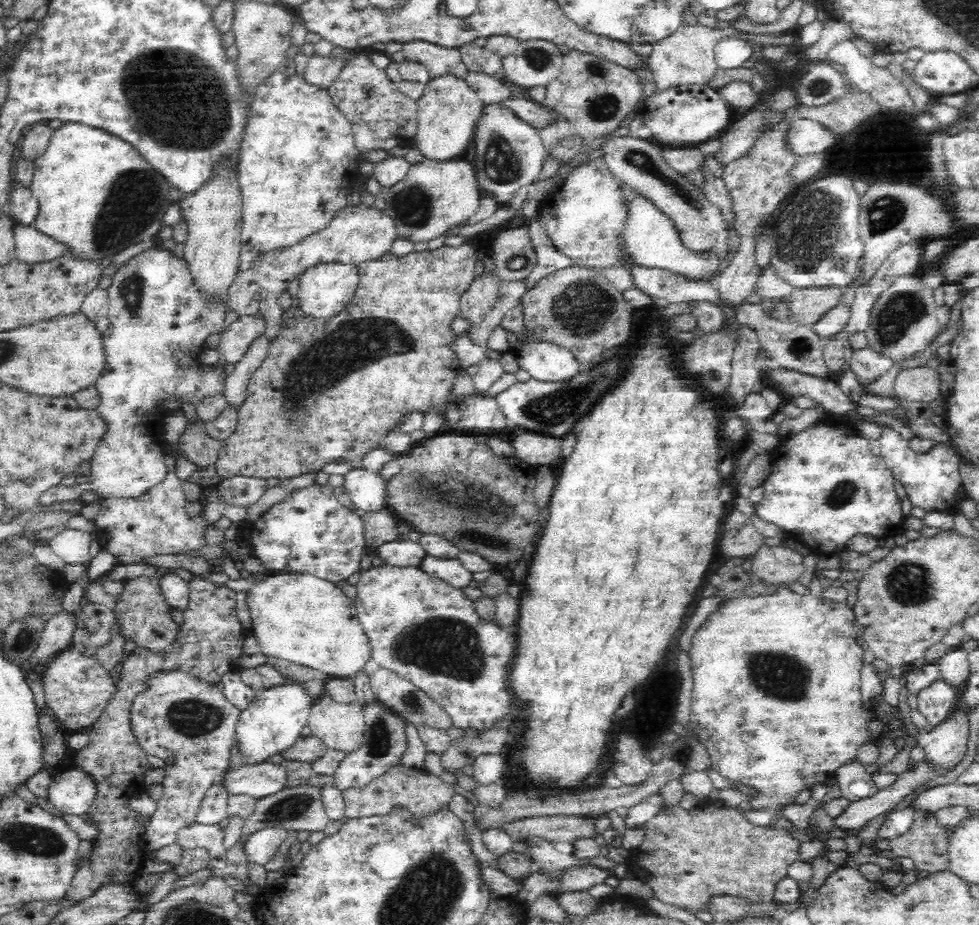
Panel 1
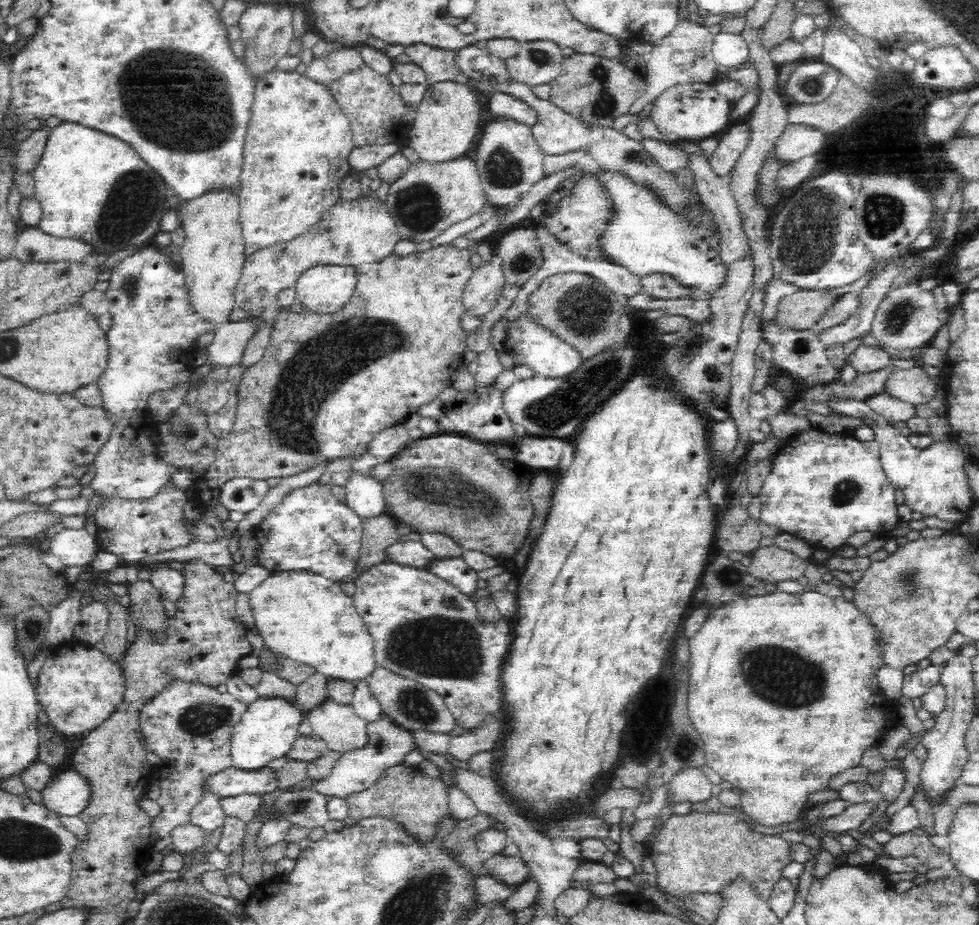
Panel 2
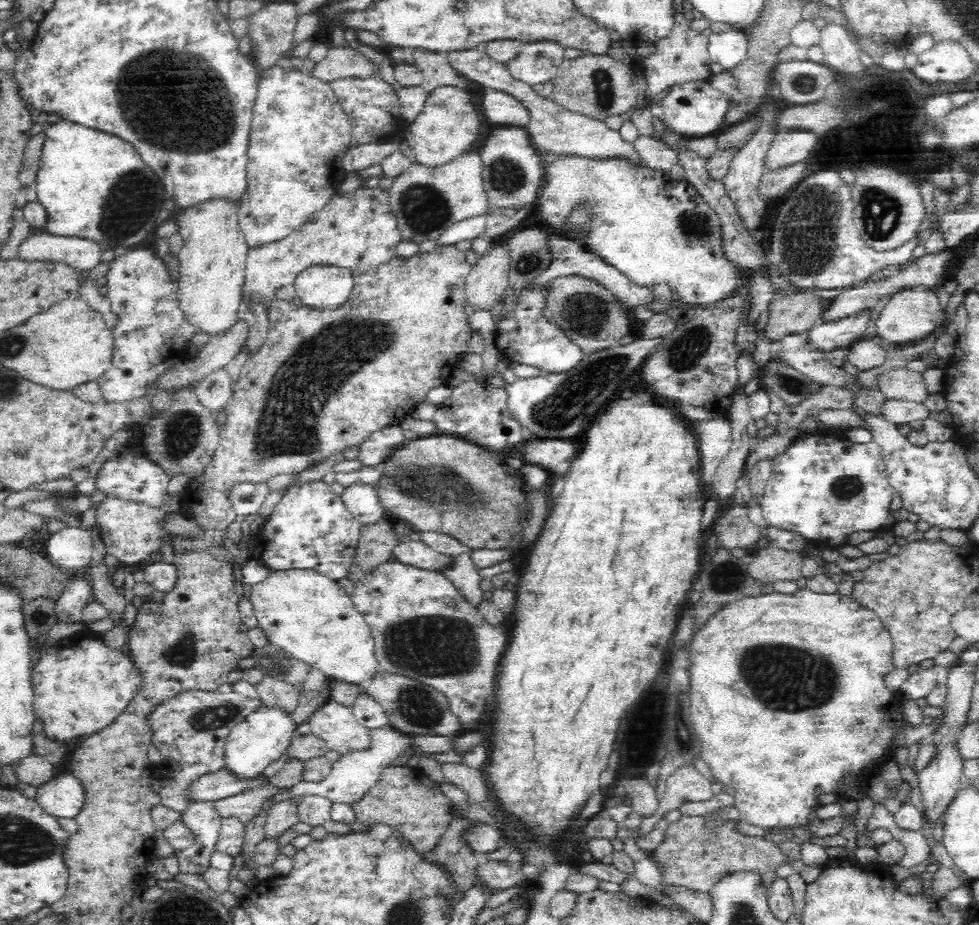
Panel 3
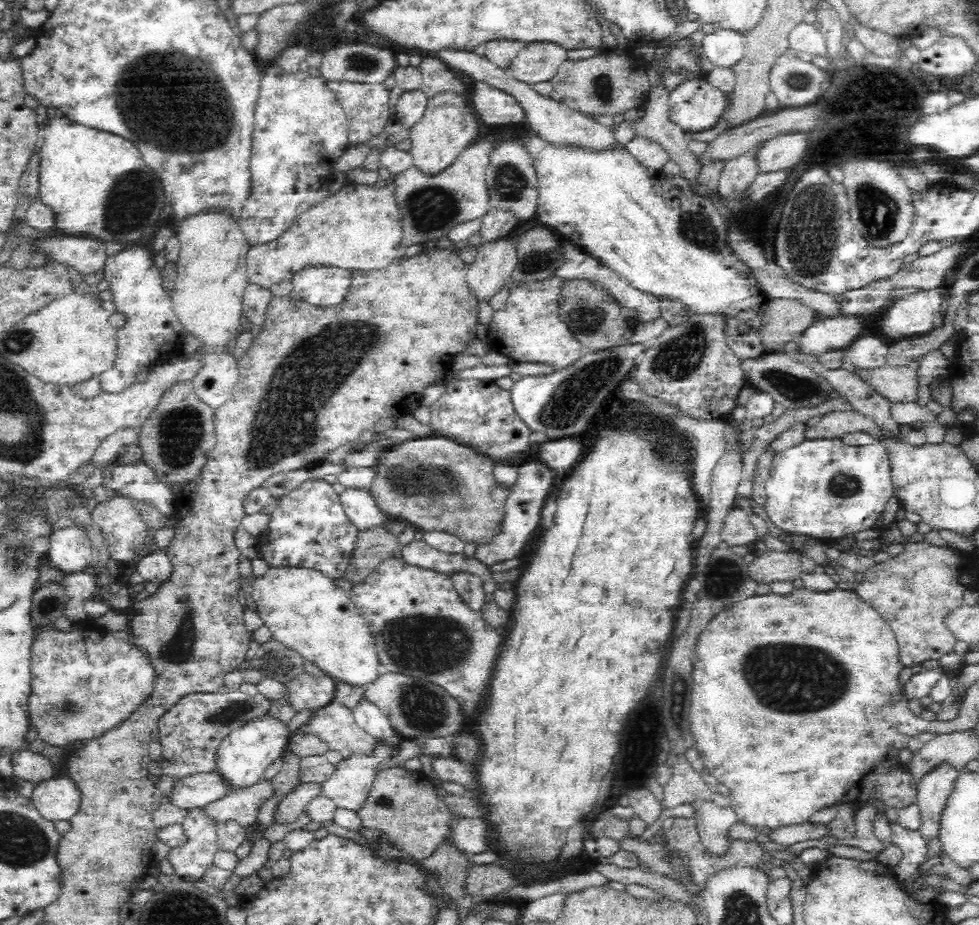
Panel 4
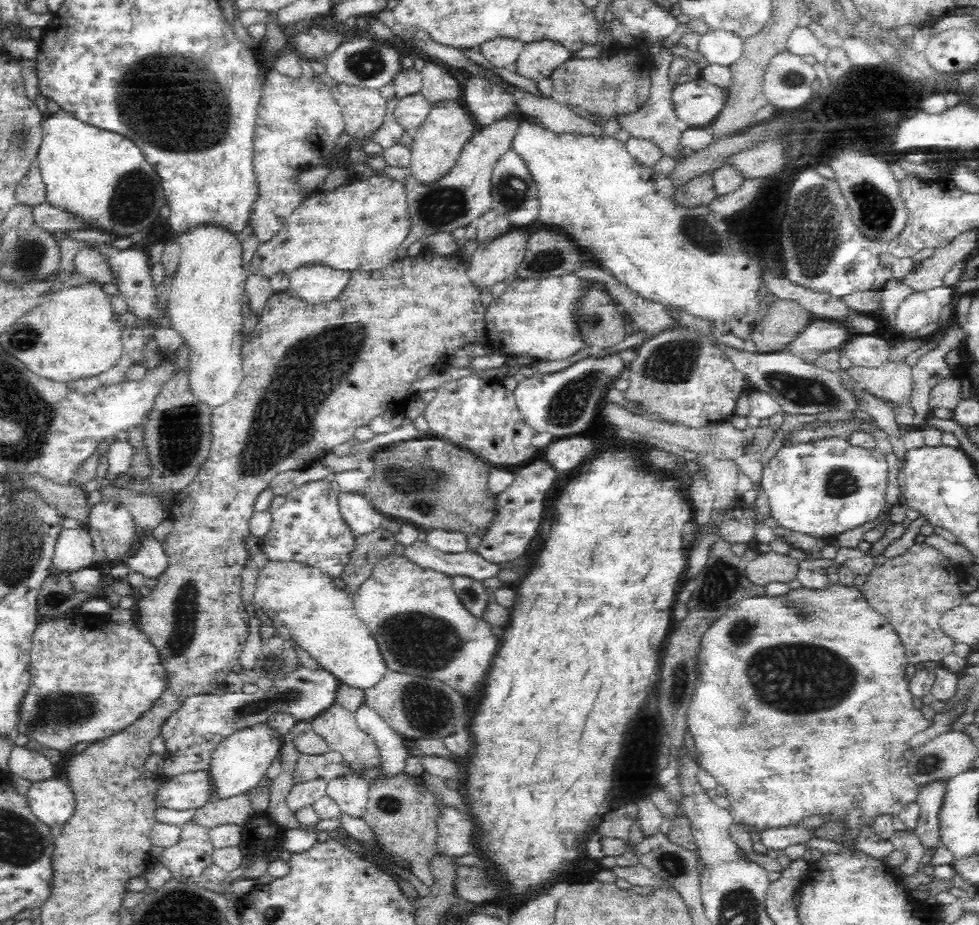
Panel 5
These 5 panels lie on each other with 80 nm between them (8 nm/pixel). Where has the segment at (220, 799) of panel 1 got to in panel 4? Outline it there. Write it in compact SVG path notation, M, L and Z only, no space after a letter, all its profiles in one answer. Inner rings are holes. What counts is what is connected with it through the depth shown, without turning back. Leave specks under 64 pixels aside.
M201 808L190 809L190 814L181 824L185 841L171 848L166 856L174 874L186 882L203 878L203 874L212 866L217 851L216 825L201 812Z

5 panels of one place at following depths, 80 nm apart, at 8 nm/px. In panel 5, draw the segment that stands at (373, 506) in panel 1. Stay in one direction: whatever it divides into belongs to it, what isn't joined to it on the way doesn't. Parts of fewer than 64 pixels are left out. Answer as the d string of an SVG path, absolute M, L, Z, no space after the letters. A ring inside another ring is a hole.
M340 494L339 511L355 539L374 532L384 519L362 494Z

